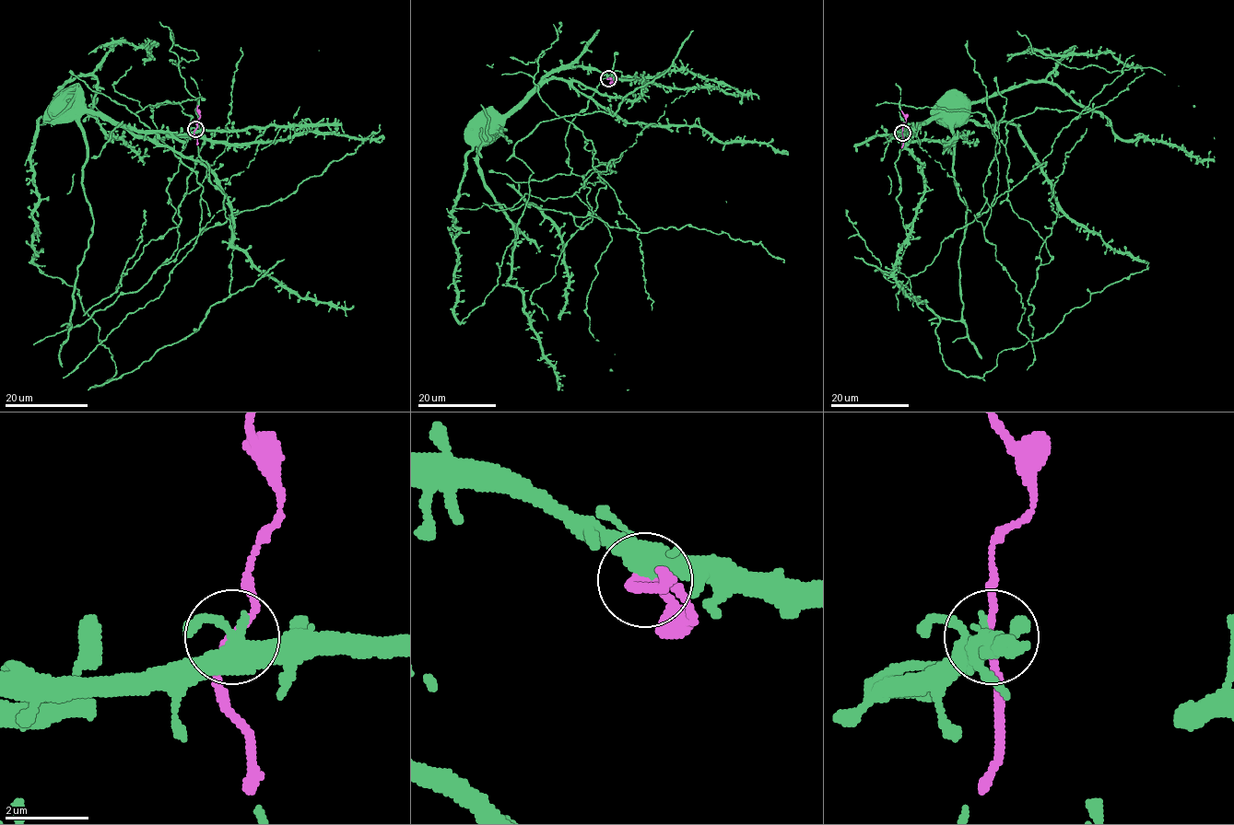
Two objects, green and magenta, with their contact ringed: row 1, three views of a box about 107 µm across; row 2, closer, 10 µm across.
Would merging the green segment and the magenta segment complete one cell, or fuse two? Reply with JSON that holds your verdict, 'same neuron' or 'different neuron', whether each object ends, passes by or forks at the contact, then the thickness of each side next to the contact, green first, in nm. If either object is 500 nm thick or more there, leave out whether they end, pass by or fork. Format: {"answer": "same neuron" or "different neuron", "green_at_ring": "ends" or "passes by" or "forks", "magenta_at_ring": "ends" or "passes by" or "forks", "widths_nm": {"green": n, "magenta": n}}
{"answer": "same neuron", "green_at_ring": "forks", "magenta_at_ring": "passes by", "widths_nm": {"green": 360, "magenta": 190}}

